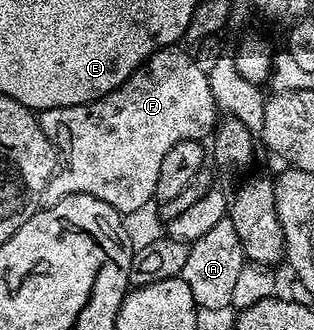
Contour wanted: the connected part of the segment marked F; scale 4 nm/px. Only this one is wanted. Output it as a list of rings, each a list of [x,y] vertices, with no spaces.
[[[172,46],[153,53],[124,84],[109,94],[77,106],[42,109],[38,118],[43,133],[55,148],[59,163],[45,186],[42,203],[56,204],[61,202],[61,198],[69,198],[73,194],[89,194],[93,198],[101,198],[101,202],[109,202],[113,210],[128,214],[141,211],[147,203],[155,200],[161,162],[177,142],[203,142],[214,133],[217,109],[207,73],[201,70],[190,51],[182,52],[179,46]]]

